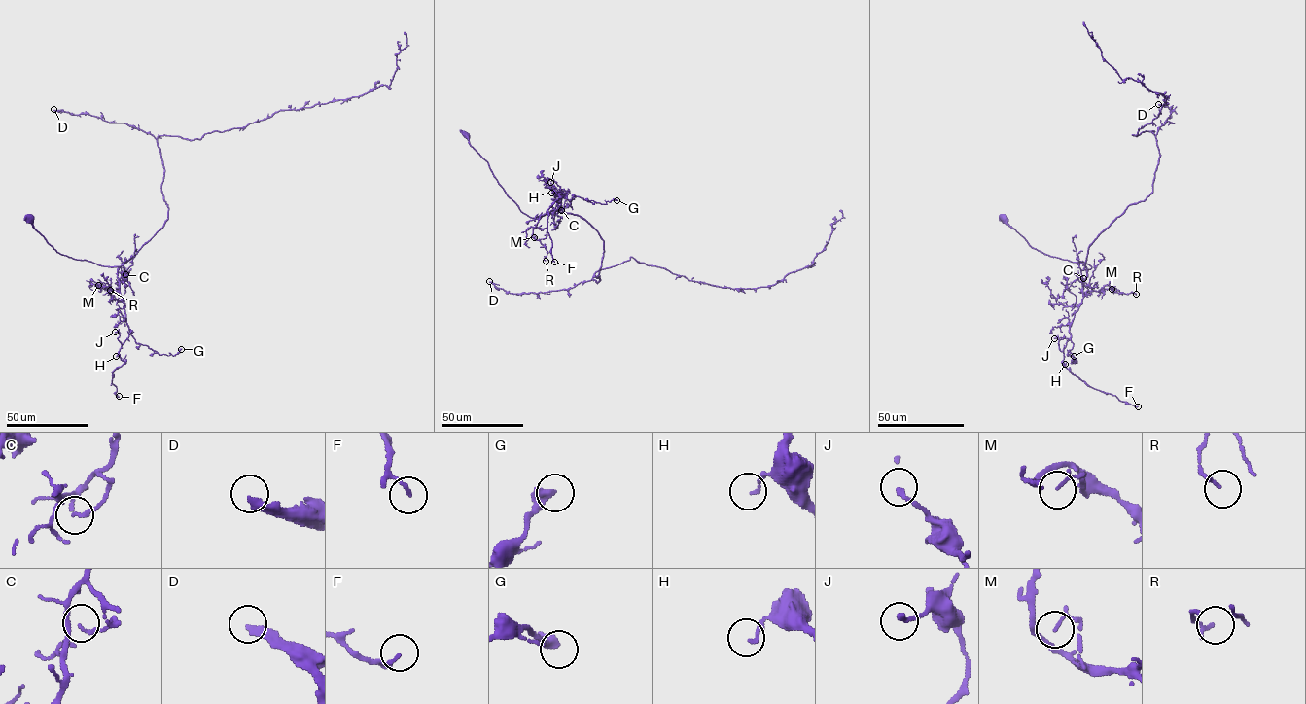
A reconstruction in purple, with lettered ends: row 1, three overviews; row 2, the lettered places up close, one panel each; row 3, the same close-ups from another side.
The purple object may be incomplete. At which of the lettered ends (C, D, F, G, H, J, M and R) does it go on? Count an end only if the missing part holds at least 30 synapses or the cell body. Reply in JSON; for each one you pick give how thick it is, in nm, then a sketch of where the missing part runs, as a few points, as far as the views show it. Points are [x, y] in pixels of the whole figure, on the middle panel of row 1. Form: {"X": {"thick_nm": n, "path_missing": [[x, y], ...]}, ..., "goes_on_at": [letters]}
{"D": {"thick_nm": 240}, "goes_on_at": ["D"]}

